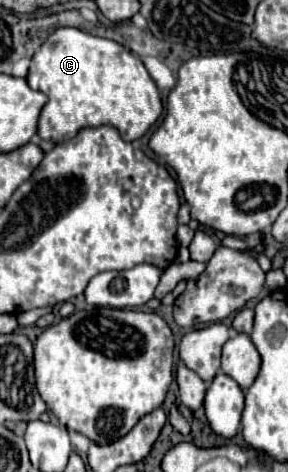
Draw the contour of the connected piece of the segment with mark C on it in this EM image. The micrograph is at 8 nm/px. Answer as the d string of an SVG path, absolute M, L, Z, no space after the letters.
M57 28L49 38L43 42L43 46L35 52L31 58L31 68L27 74L27 82L31 88L41 90L49 96L49 102L43 106L39 116L39 138L51 140L55 144L73 138L79 130L89 126L115 126L125 142L133 142L141 138L161 116L163 104L159 98L159 90L149 76L143 62L131 54L125 46L99 38L87 32L81 32L79 28Z

